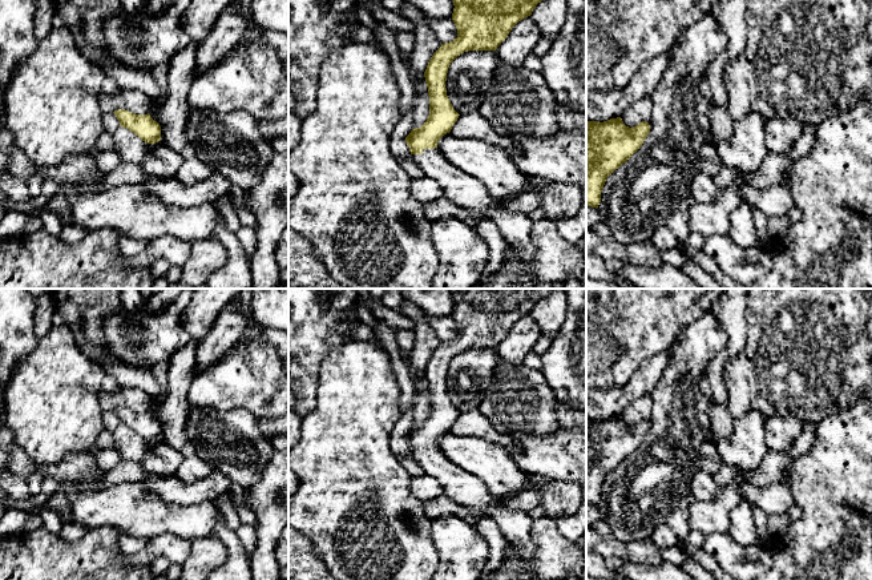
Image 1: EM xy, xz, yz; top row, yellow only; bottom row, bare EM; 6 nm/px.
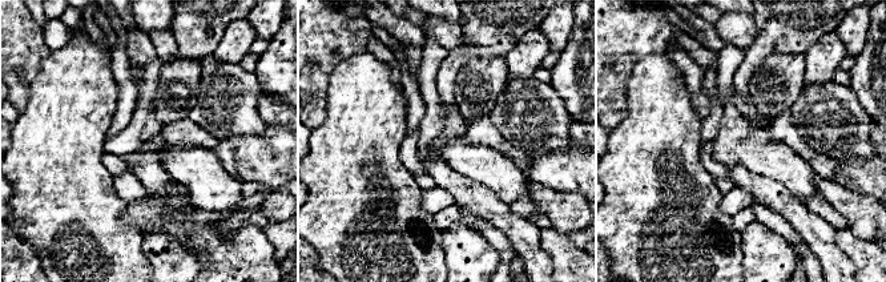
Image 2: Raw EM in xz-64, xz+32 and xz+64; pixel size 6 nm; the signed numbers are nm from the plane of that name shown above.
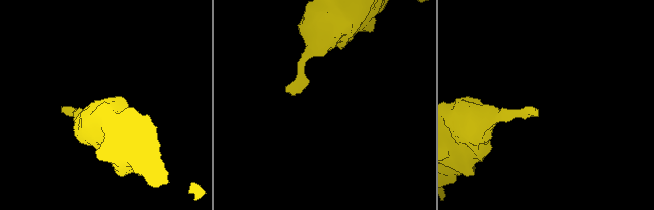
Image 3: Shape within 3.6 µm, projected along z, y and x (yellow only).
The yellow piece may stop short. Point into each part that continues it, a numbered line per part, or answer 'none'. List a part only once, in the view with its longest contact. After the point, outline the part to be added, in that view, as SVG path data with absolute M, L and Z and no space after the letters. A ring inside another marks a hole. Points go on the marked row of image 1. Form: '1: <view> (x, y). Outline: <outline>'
1: xz (465, 192). Outline: M439 148L424 149L411 157L424 176L435 180L444 197L467 210L479 210L500 230L506 245L517 251L517 258L526 270L532 269L534 247L530 242L532 219L526 213L512 212L500 206L500 201L488 193L487 186L451 165Z

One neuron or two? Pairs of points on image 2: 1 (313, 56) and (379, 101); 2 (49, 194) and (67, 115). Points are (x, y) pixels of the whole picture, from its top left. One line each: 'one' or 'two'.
1: two
2: one

